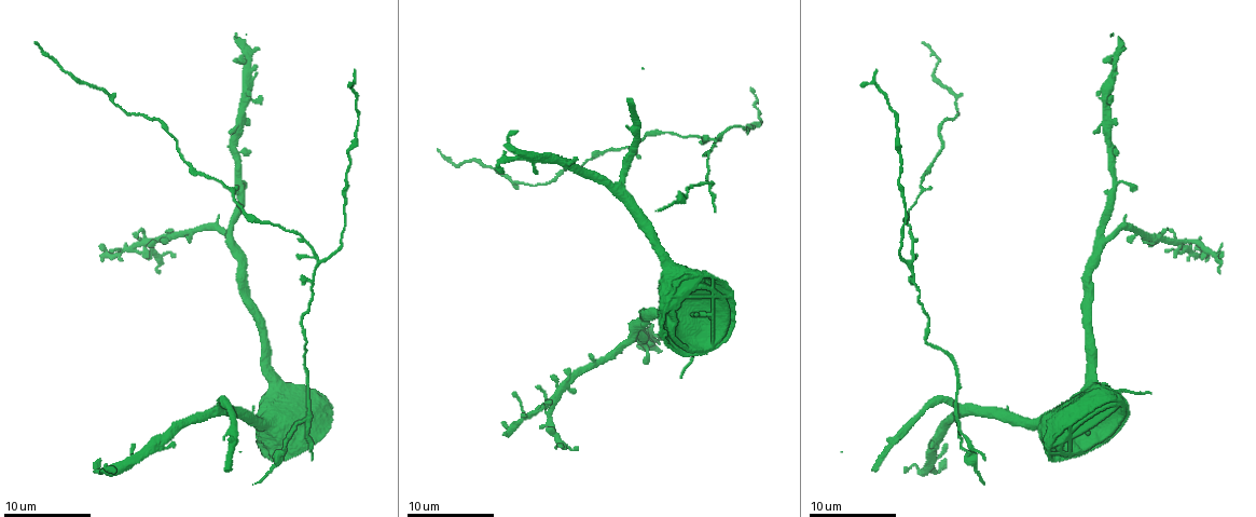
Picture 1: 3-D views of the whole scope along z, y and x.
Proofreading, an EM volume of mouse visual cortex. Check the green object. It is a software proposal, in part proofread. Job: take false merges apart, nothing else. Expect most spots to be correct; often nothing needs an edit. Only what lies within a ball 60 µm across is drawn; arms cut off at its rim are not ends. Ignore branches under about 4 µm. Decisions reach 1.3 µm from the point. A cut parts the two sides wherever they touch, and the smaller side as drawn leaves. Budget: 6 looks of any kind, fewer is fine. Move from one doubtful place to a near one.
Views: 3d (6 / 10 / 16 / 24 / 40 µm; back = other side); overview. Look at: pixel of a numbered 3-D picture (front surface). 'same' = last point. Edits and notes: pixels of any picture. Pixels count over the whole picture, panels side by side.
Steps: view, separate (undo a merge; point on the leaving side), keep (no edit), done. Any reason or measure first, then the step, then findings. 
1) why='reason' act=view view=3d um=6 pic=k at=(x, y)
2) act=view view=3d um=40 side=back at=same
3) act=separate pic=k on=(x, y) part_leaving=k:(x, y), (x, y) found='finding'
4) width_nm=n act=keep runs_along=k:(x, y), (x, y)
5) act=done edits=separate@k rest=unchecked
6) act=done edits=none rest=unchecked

why='three arms meet' act=view view=3d um=16 pic=1 at=(308, 421)

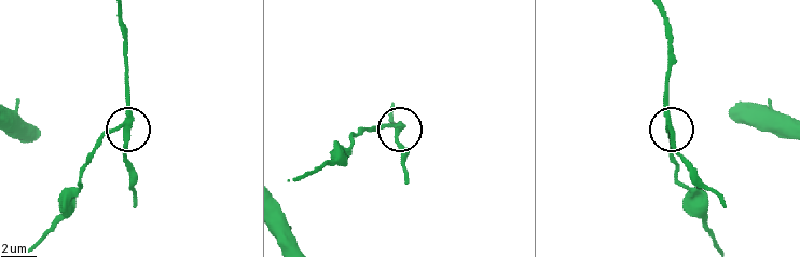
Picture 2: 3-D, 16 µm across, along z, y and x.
act=view view=3d um=16 side=back pic=2 at=(669, 131)

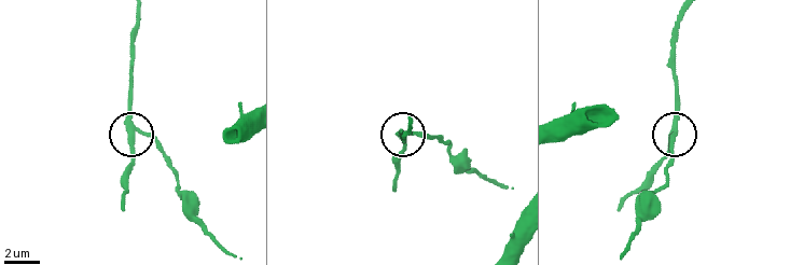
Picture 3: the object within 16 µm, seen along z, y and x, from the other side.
width_nm=260 act=separate pic=3 on=(156, 145) found='two neurons meet here'

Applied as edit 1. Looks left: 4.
act=view view=overview

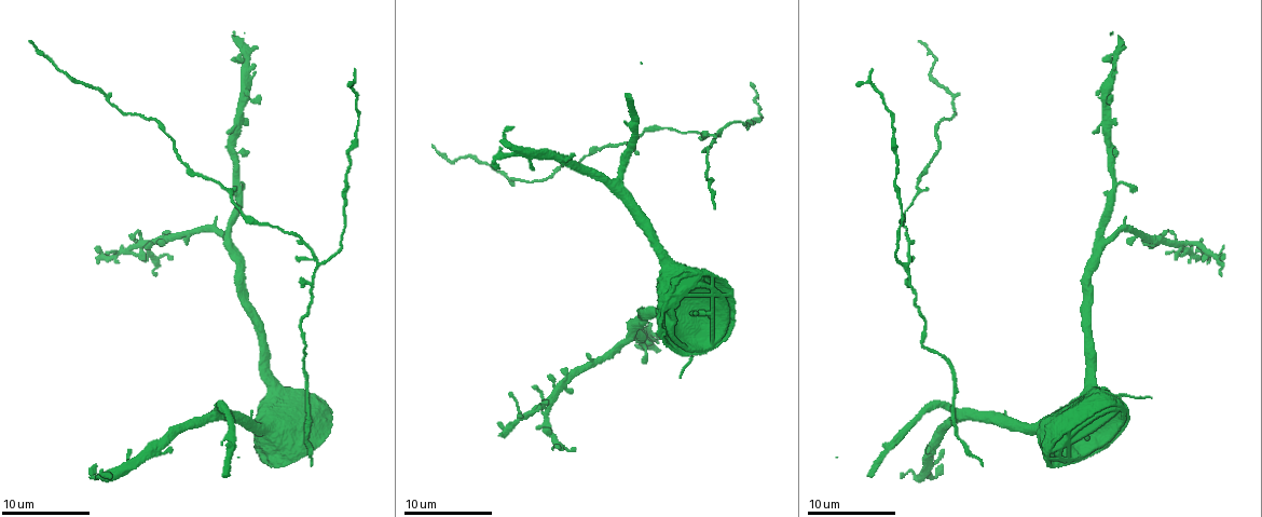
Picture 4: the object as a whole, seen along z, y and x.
why='sudden change in width' act=view view=3d um=6 pic=4 at=(708, 147)

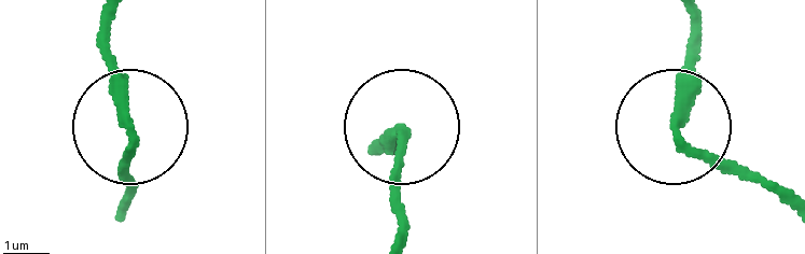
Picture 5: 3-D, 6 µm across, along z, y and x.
act=keep found='all the same neuron'

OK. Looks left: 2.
why='four arms meet' act=view view=3d um=10 pic=4 at=(906, 264)

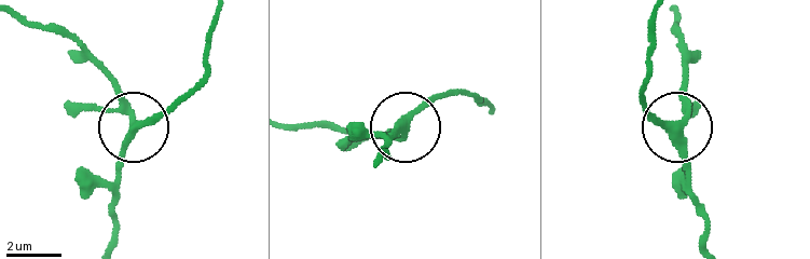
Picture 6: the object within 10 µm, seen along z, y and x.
act=view view=3d um=10 side=back pic=6 at=(680, 122)

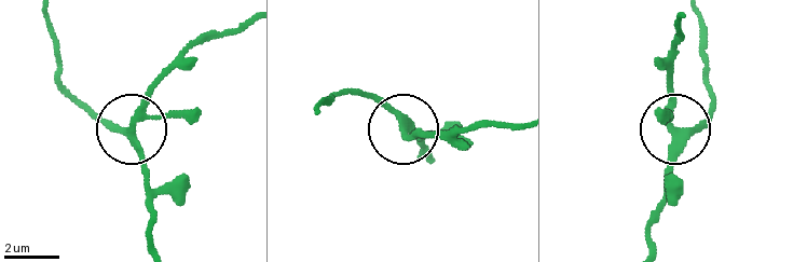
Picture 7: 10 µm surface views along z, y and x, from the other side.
act=keep found='one neuron here'

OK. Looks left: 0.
act=done edits=separate@3 rest=unchecked

